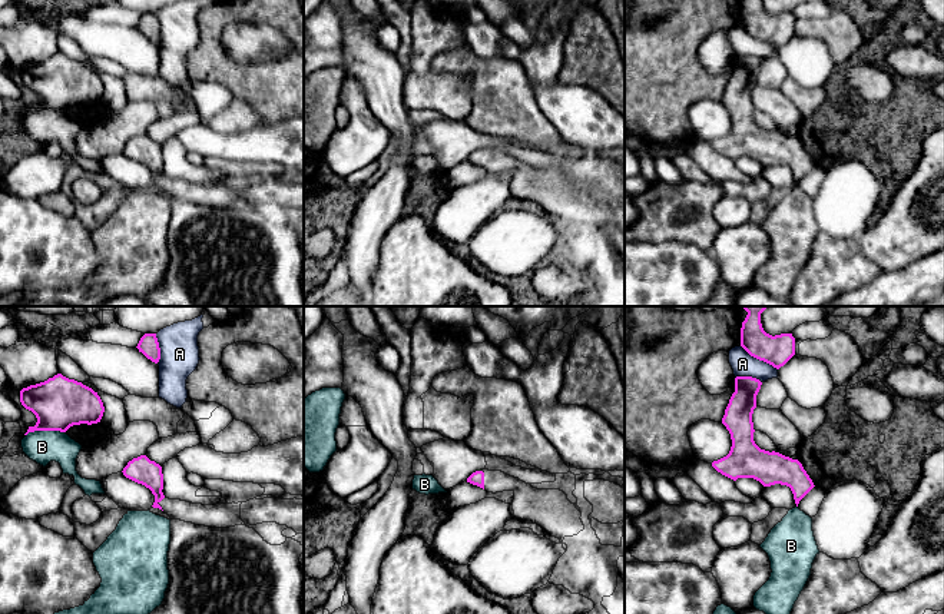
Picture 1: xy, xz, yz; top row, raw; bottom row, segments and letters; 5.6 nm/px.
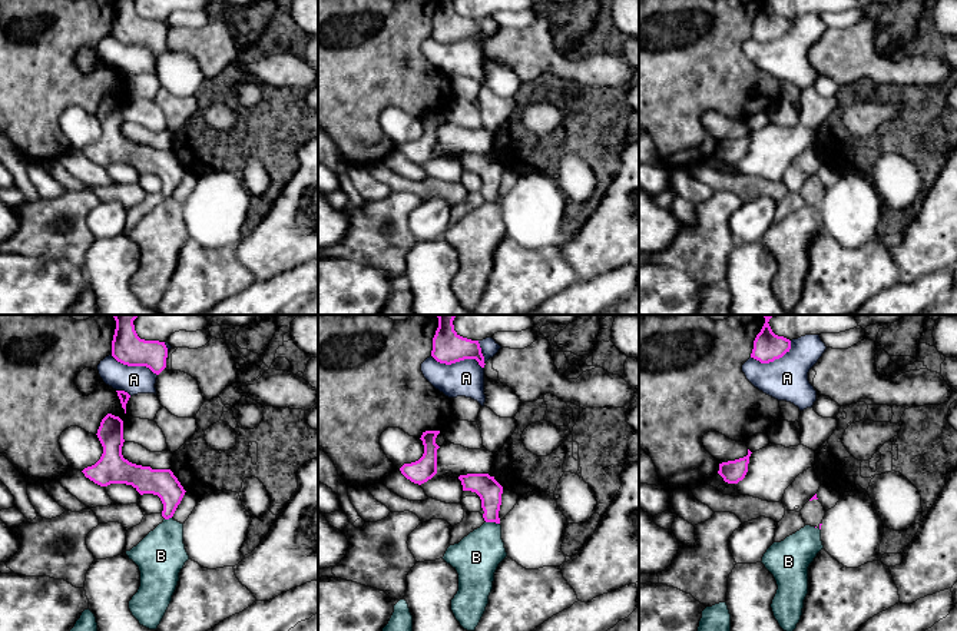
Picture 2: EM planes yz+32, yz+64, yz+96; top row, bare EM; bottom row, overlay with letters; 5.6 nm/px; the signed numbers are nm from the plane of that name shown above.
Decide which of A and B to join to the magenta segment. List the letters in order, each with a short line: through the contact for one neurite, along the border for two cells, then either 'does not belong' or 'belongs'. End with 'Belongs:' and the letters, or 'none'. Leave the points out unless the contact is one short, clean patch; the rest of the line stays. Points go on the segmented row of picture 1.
A: does not belong
B: does not belong
Belongs: none

